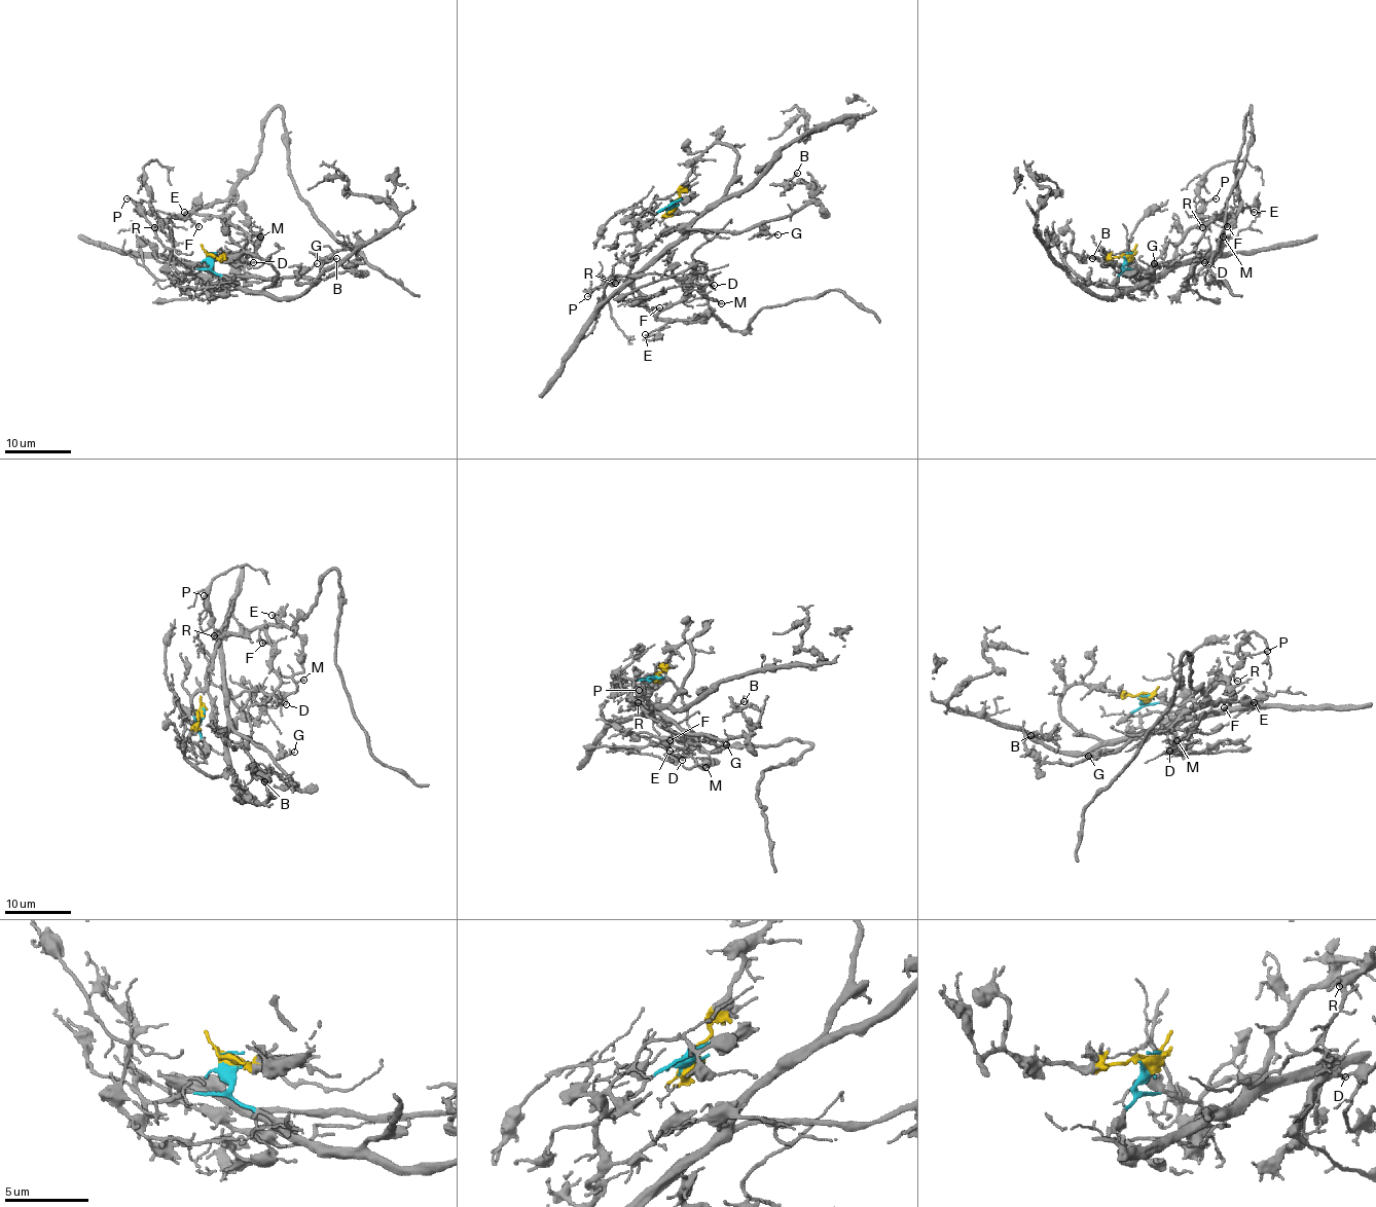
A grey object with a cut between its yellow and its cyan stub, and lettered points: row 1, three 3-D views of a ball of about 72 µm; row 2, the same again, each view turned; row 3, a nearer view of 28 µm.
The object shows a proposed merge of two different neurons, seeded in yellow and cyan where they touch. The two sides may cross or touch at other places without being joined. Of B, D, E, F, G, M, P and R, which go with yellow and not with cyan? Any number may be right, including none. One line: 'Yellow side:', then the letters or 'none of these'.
Yellow side: B, G

